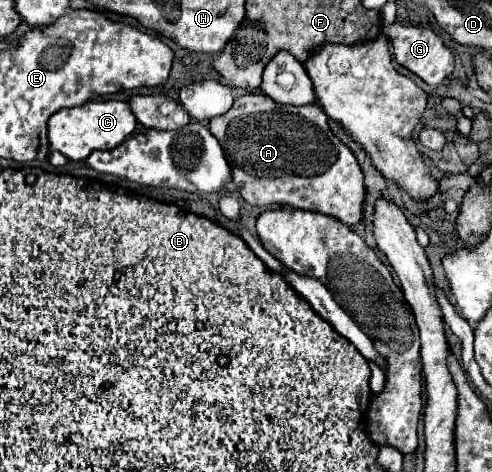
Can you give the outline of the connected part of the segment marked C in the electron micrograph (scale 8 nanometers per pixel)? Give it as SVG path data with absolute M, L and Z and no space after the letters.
M89 101L81 107L61 109L49 119L49 145L71 161L85 161L97 149L113 149L121 145L133 131L137 119L125 101Z

